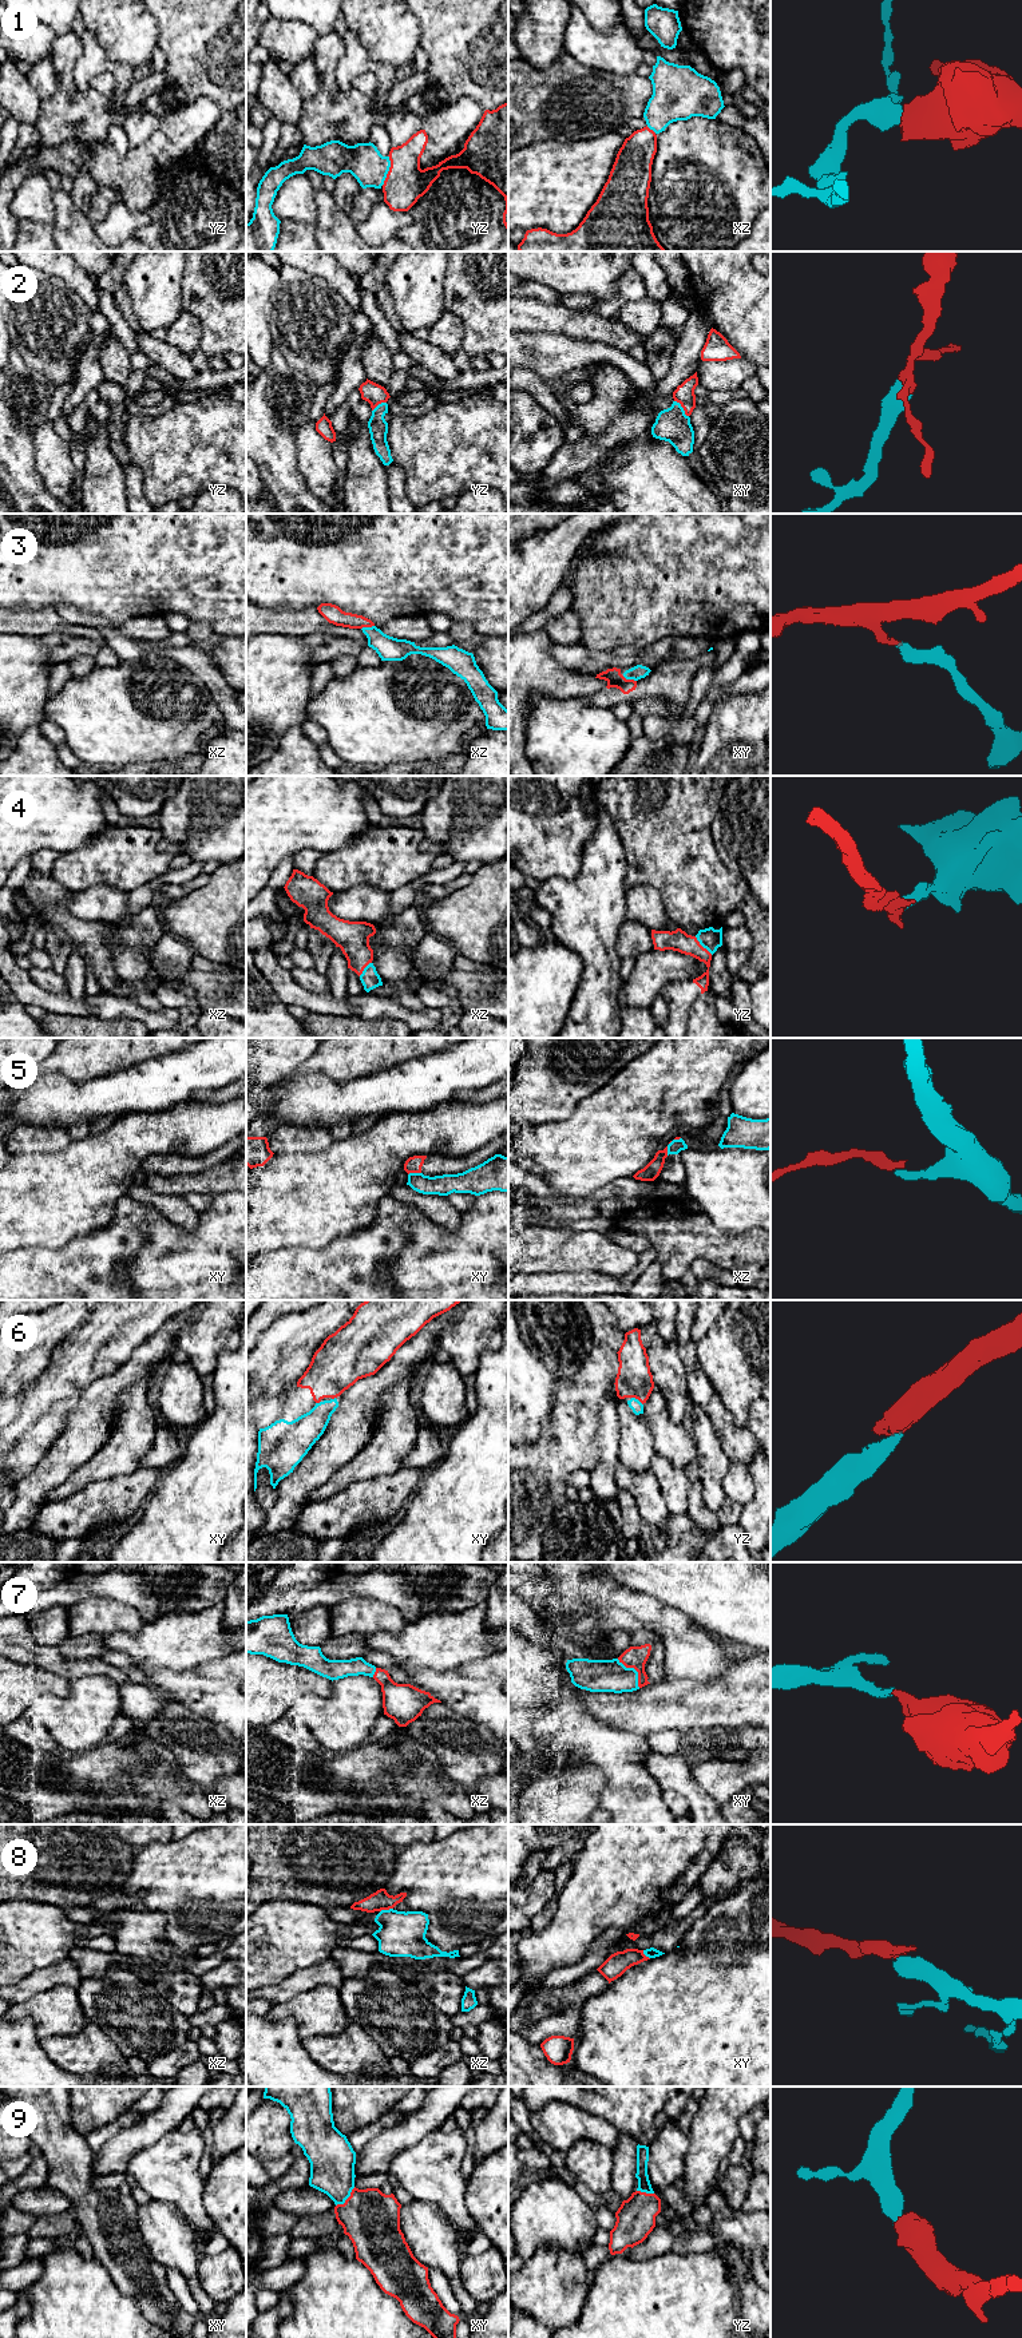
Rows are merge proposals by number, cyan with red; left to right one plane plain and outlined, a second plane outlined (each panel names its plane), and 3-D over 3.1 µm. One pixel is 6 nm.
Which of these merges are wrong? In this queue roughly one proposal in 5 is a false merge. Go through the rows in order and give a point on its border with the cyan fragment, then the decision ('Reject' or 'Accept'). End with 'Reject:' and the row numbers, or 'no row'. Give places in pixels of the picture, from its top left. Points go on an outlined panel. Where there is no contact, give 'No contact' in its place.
1: Touches cyan at yz (388, 170). Accept
2: Touches cyan at xy (682, 408). Accept
3: Touches cyan at xy (629, 678). Accept
4: Touches cyan at yz (702, 946). Accept
5: Touches cyan at xy (414, 1173). Reject
6: Touches cyan at yz (637, 1399). Accept
7: Touches cyan at xy (634, 1669). Accept
8: Touches cyan at xz (385, 1910). Reject
9: Touches cyan at xy (347, 2198). Accept
Reject: 5, 8

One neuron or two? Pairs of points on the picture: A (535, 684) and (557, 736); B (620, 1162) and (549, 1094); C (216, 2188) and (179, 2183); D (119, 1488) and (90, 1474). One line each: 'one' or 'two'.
A: two
B: two
C: two
D: two

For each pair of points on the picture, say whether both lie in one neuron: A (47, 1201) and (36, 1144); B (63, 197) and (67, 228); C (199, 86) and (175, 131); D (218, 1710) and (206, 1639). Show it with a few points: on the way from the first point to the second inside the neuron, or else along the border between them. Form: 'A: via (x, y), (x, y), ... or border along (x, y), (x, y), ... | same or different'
A: border along (68, 1144), (54, 1152), (16, 1152), (14, 1154) | different
B: via (64, 205), (67, 220) | same
C: border along (177, 106), (209, 98), (221, 109) | different
D: border along (232, 1652), (202, 1661), (181, 1672) | different

